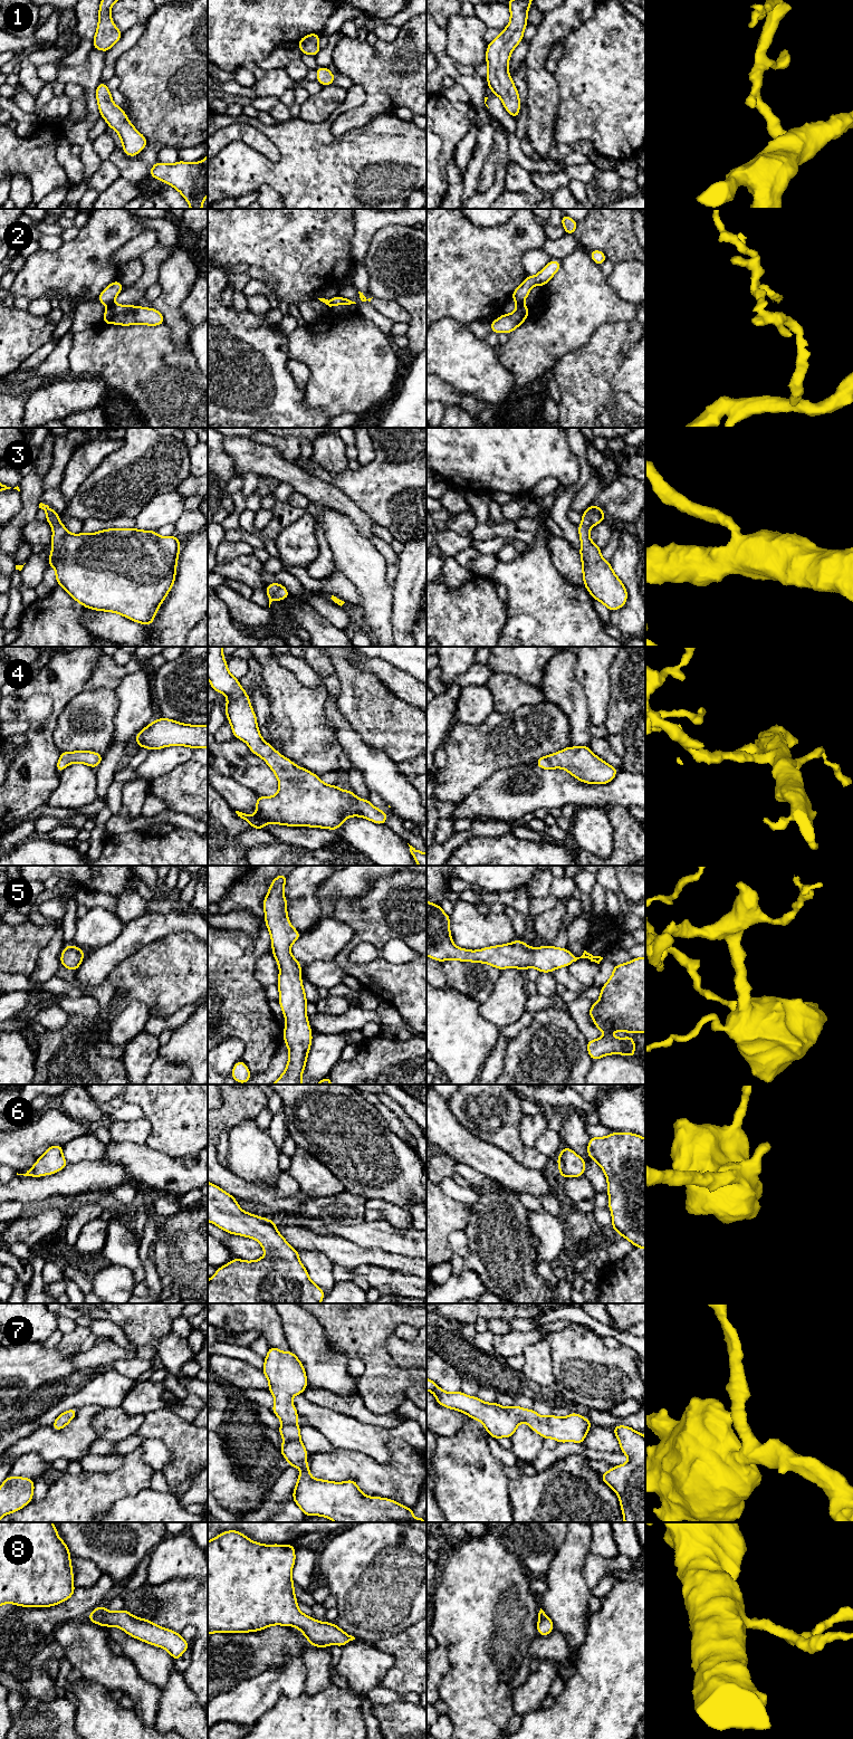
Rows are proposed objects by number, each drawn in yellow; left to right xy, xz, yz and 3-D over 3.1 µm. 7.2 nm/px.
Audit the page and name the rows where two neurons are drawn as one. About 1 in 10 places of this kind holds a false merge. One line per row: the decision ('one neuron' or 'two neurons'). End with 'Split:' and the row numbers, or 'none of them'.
1: one neuron
2: two neurons
3: one neuron
4: one neuron
5: one neuron
6: one neuron
7: one neuron
8: one neuron
Split: 2

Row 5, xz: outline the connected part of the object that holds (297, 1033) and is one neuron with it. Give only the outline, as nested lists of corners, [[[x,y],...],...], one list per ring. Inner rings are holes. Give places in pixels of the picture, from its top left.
[[[288,875],[277,876],[262,901],[265,923],[271,937],[272,955],[279,966],[278,1002],[286,1019],[284,1041],[289,1050],[286,1070],[271,1085],[304,1085],[300,1079],[313,1036],[306,1013],[308,1002],[301,982],[301,966],[290,952],[290,946],[301,933],[291,926],[287,915],[287,899],[282,894],[287,878]]]

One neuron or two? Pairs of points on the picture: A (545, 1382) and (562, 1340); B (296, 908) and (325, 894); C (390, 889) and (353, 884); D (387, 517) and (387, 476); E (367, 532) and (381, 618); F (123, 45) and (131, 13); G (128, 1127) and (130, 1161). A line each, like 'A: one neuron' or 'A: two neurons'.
A: two neurons
B: two neurons
C: two neurons
D: one neuron
E: two neurons
F: two neurons
G: two neurons

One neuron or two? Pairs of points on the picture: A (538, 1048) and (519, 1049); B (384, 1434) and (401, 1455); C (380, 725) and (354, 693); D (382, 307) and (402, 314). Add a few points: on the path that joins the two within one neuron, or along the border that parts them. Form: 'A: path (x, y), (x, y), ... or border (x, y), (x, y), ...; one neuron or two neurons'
A: path (534, 1048), (524, 1049); one neuron
B: border (414, 1448), (391, 1440), (386, 1463), (370, 1456); two neurons
C: path (379, 717), (362, 700); one neuron
D: path (386, 307), (398, 314); one neuron

